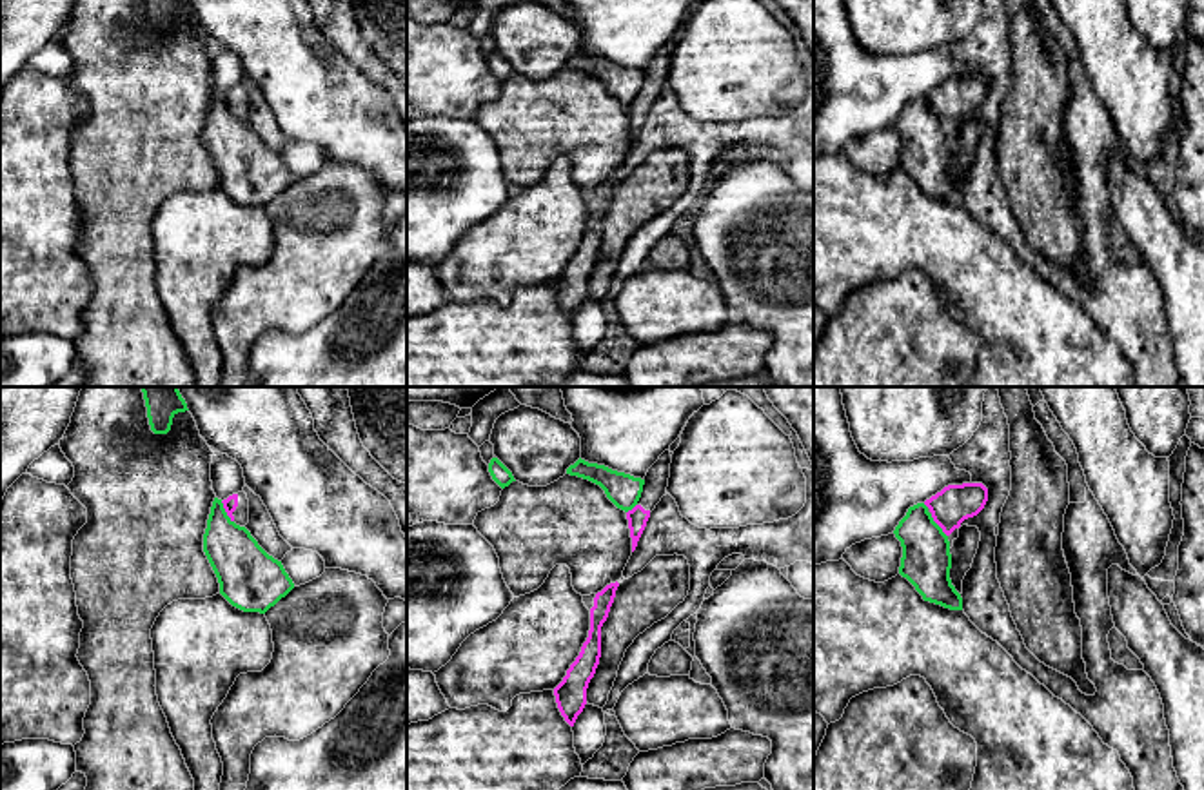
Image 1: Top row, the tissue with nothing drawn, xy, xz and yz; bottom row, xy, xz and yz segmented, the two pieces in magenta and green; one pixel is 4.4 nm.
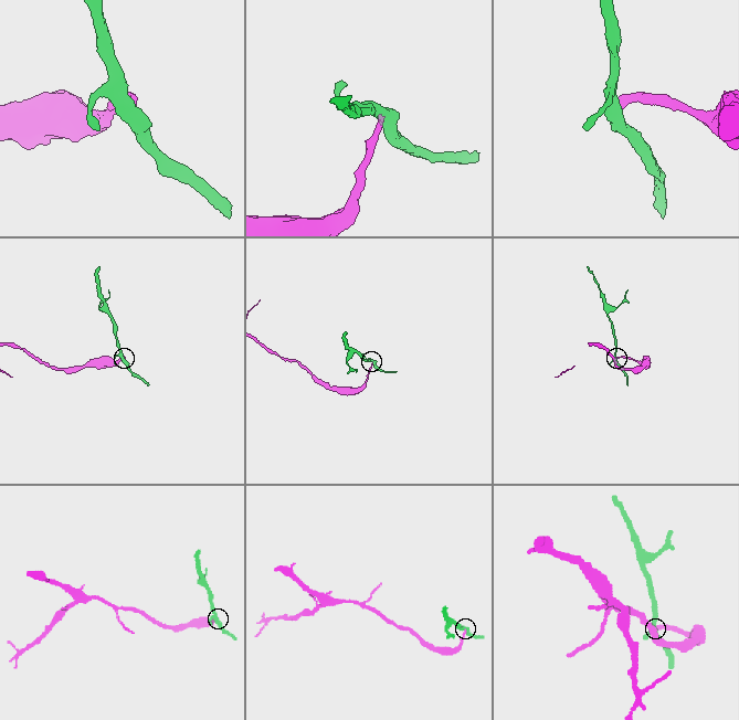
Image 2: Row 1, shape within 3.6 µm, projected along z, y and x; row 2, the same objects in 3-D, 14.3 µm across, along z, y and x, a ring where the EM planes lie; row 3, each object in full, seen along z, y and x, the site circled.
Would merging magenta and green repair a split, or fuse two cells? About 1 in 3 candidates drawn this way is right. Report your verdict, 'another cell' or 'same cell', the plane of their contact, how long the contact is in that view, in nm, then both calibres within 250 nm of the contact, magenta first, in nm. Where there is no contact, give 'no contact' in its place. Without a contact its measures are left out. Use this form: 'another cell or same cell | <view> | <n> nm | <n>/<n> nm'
another cell | xy | 110 nm | 60/240 nm

